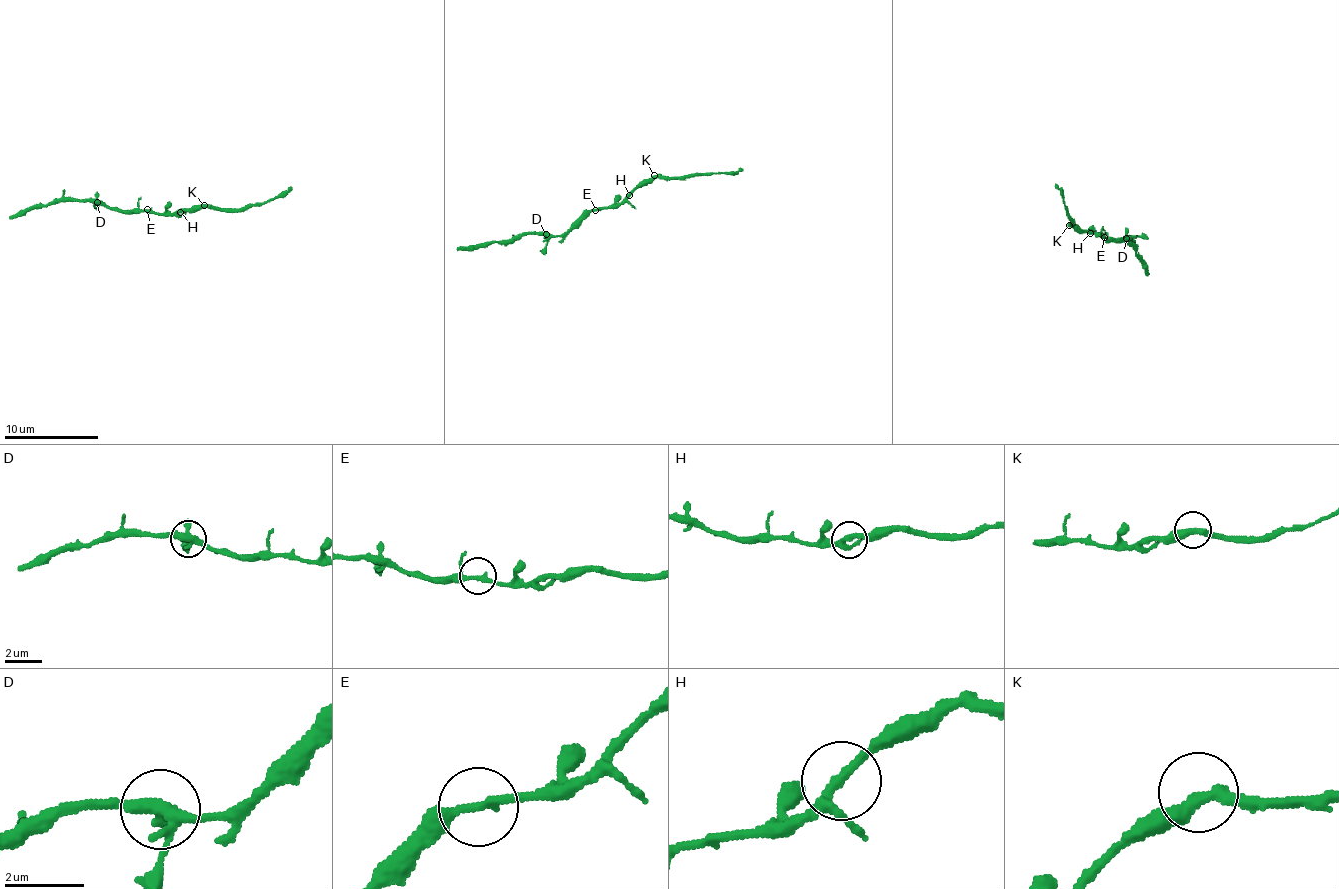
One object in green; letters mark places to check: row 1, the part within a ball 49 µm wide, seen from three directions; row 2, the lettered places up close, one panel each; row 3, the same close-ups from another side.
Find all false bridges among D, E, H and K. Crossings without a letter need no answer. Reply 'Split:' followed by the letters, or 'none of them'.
Split: none of them

